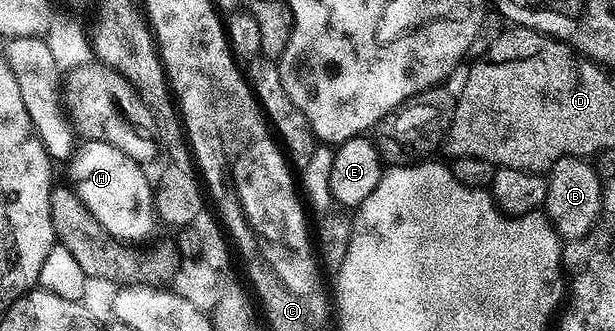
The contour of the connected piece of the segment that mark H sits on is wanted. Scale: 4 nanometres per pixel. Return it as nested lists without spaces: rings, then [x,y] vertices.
[[[91,139],[83,142],[68,160],[69,186],[78,199],[96,217],[96,221],[114,239],[138,241],[156,227],[154,214],[154,189],[152,179],[145,175],[143,164],[136,162],[128,153]]]

